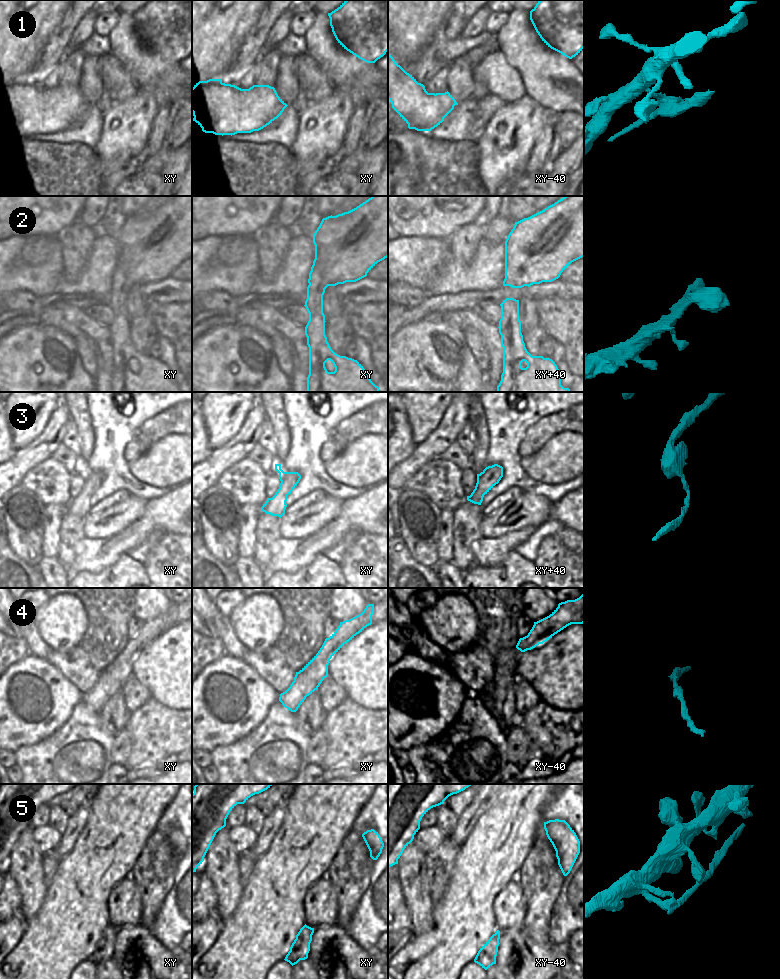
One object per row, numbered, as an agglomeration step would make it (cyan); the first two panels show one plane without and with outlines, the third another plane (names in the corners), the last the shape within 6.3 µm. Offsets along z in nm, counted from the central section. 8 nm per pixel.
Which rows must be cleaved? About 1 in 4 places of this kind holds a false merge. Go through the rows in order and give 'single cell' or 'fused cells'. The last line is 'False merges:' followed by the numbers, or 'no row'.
1: fused cells
2: single cell
3: fused cells
4: single cell
5: fused cells
False merges: 1, 3, 5

